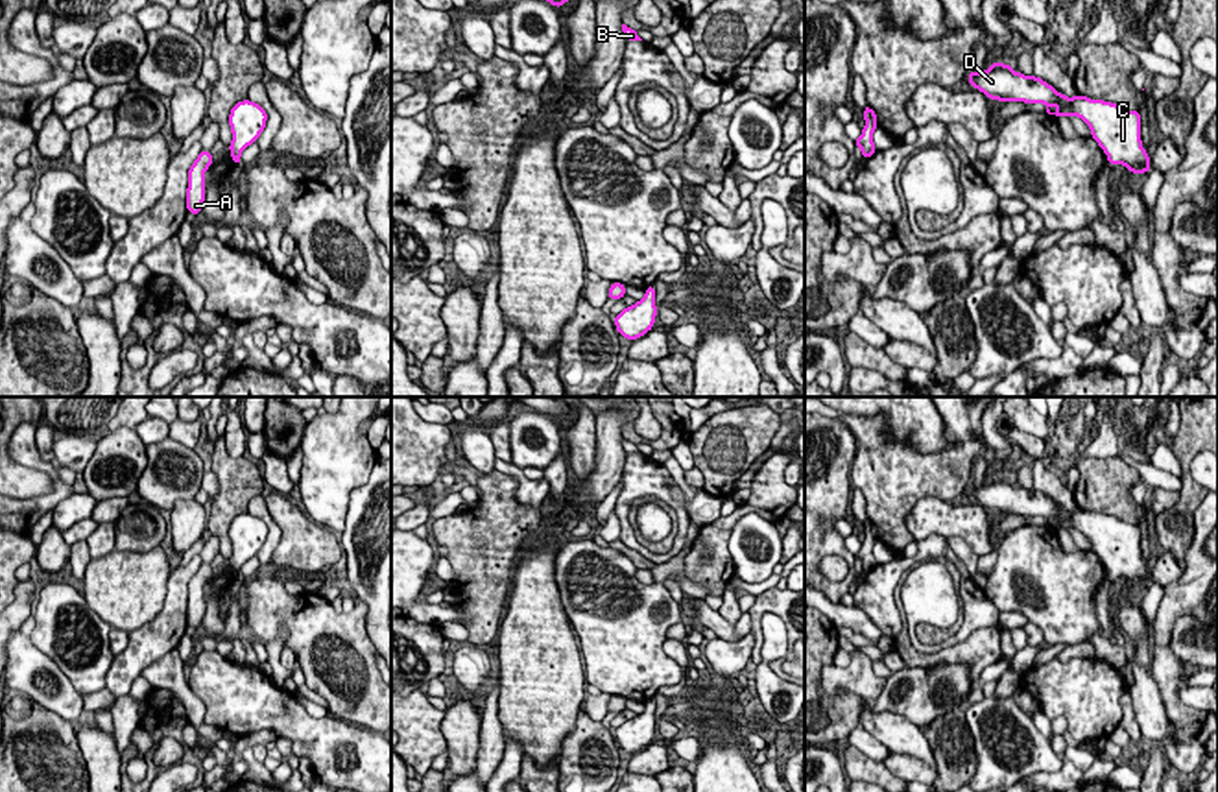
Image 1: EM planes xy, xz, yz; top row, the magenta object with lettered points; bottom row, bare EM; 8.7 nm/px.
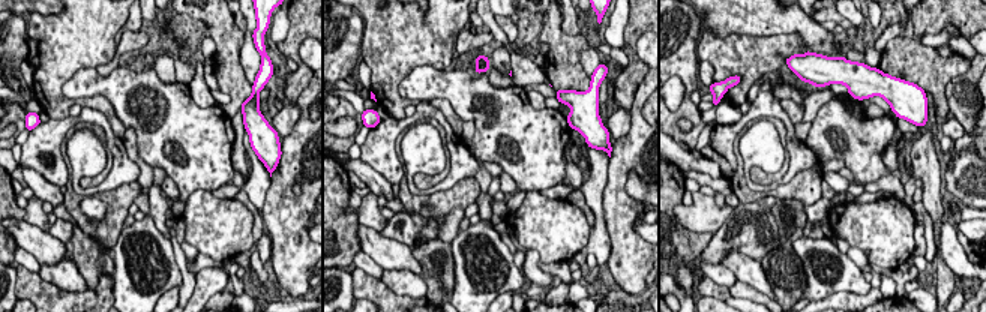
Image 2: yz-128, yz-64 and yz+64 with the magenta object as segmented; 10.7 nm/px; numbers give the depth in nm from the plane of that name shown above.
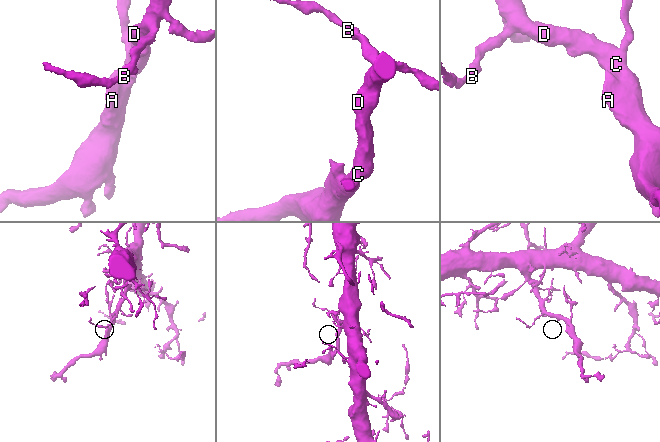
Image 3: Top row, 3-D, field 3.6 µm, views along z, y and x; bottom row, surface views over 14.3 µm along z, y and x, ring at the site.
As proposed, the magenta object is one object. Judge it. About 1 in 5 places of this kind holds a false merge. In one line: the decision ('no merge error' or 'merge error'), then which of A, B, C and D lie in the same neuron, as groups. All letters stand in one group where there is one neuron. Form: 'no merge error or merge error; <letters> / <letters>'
no merge error; A B C D

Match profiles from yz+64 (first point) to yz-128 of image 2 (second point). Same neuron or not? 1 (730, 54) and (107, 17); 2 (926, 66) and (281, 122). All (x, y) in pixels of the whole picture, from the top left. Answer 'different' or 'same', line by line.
1: same
2: different

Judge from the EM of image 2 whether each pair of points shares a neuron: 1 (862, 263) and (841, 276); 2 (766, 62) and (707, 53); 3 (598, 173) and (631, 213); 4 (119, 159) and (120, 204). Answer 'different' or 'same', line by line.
1: different
2: same
3: different
4: different

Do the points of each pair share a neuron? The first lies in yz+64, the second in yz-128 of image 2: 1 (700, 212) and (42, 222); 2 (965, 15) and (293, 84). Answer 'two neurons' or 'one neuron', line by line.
1: one neuron
2: one neuron

